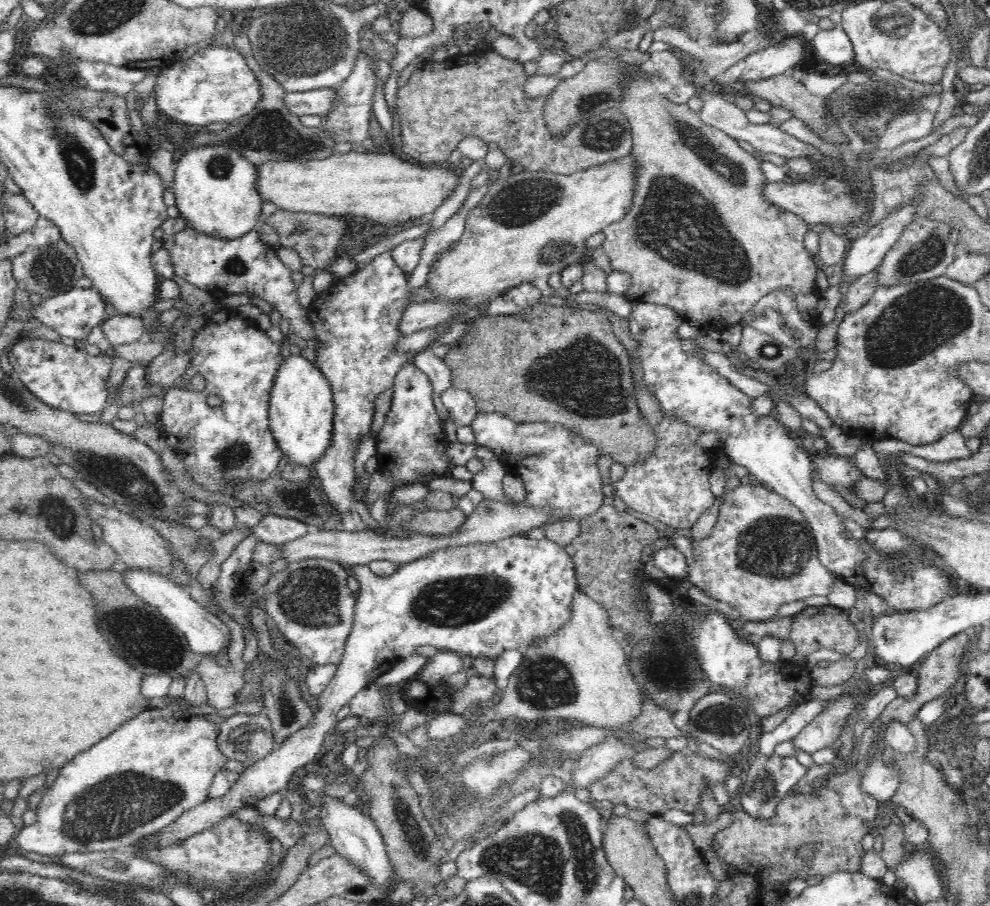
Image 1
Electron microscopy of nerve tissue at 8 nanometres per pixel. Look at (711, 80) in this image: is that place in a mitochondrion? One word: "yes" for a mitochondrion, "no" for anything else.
no

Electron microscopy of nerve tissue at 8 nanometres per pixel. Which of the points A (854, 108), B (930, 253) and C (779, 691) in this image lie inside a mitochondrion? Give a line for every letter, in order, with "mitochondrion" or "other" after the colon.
A: mitochondrion
B: mitochondrion
C: other

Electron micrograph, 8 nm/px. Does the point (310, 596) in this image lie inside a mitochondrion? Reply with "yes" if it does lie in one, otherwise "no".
yes

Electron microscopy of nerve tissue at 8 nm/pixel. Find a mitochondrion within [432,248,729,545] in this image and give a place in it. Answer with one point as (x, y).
(587, 379)

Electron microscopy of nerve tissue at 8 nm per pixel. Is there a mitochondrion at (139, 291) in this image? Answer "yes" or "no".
no

